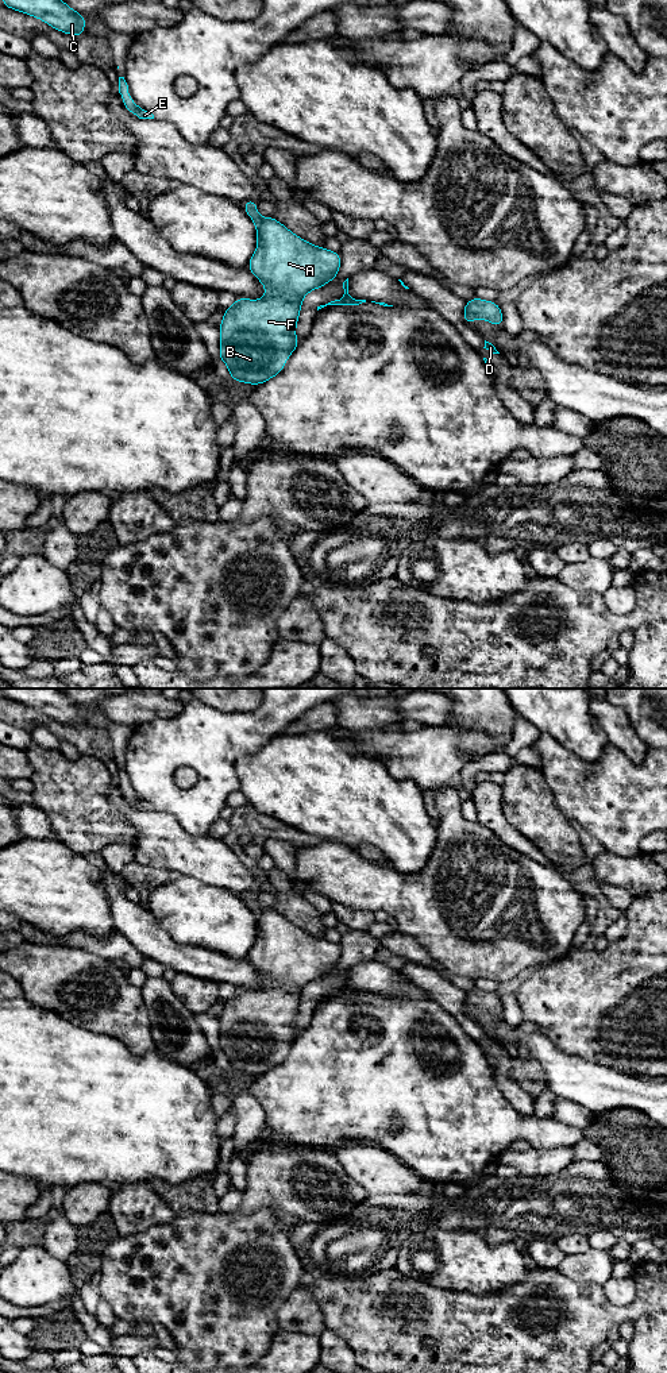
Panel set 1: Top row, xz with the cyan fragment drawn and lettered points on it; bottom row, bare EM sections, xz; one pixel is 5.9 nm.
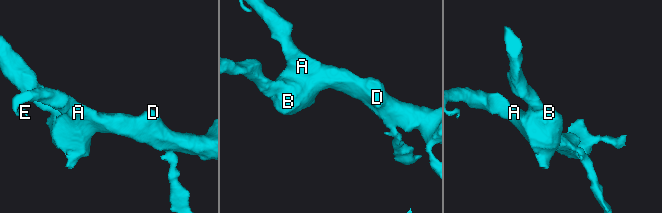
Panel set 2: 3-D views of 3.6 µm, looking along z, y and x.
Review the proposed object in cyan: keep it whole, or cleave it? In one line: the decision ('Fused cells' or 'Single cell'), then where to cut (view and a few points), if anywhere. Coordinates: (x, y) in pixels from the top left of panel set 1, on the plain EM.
Single cell. No split

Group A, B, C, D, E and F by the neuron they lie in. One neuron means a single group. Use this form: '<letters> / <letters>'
A B C D E F

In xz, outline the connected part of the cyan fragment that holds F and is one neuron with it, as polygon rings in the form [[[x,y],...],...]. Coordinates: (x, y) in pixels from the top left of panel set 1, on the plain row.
[[[247,891],[242,895],[257,917],[258,929],[257,941],[247,960],[262,973],[266,987],[262,991],[238,990],[224,1002],[219,1017],[219,1049],[227,1056],[231,1072],[250,1076],[262,1076],[284,1061],[288,1049],[300,1037],[294,1021],[304,987],[331,973],[338,967],[342,954],[339,944],[316,938],[298,929],[273,907],[261,909],[257,895],[257,891]]]

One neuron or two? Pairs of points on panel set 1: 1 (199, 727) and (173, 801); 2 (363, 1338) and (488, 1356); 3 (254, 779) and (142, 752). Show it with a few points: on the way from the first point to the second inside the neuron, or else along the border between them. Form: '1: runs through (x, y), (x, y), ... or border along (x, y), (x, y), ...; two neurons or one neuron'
1: runs through (180, 745), (166, 759), (166, 782); one neuron
2: runs through (394, 1335), (428, 1333), (457, 1350); one neuron
3: border along (257, 749), (243, 754), (236, 760), (239, 789); two neurons

